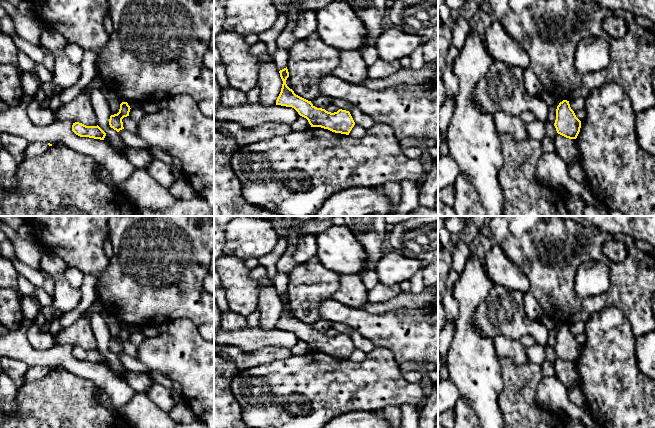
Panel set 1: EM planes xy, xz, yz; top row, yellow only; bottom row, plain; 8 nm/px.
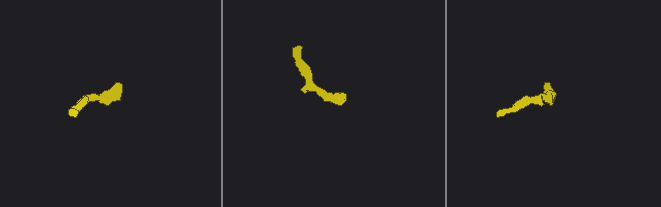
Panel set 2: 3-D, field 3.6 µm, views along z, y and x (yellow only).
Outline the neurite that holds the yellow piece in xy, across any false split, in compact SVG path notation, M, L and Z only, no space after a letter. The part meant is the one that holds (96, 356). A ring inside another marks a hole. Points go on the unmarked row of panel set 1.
M75 346L72 349L72 355L80 361L89 361L104 364L106 357L97 350L86 350L82 347Z

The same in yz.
M563 324L557 330L554 350L558 358L569 363L577 362L581 352L581 345L571 333L569 325Z

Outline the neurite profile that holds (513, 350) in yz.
M498 335L493 341L499 358L508 359L519 366L525 366L529 362L526 348L522 345L520 340Z

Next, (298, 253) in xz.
M303 235L297 242L287 246L276 264L276 269L278 272L290 276L297 267L305 264L316 254L316 235Z

